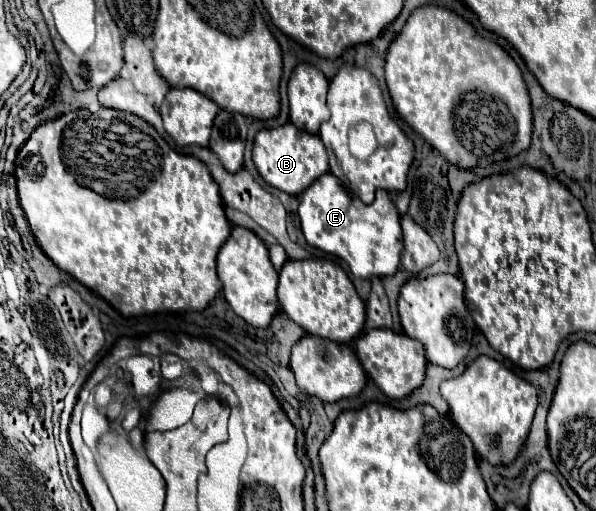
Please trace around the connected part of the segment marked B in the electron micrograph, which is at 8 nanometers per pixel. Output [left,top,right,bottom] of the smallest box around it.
[252,122,328,196]

